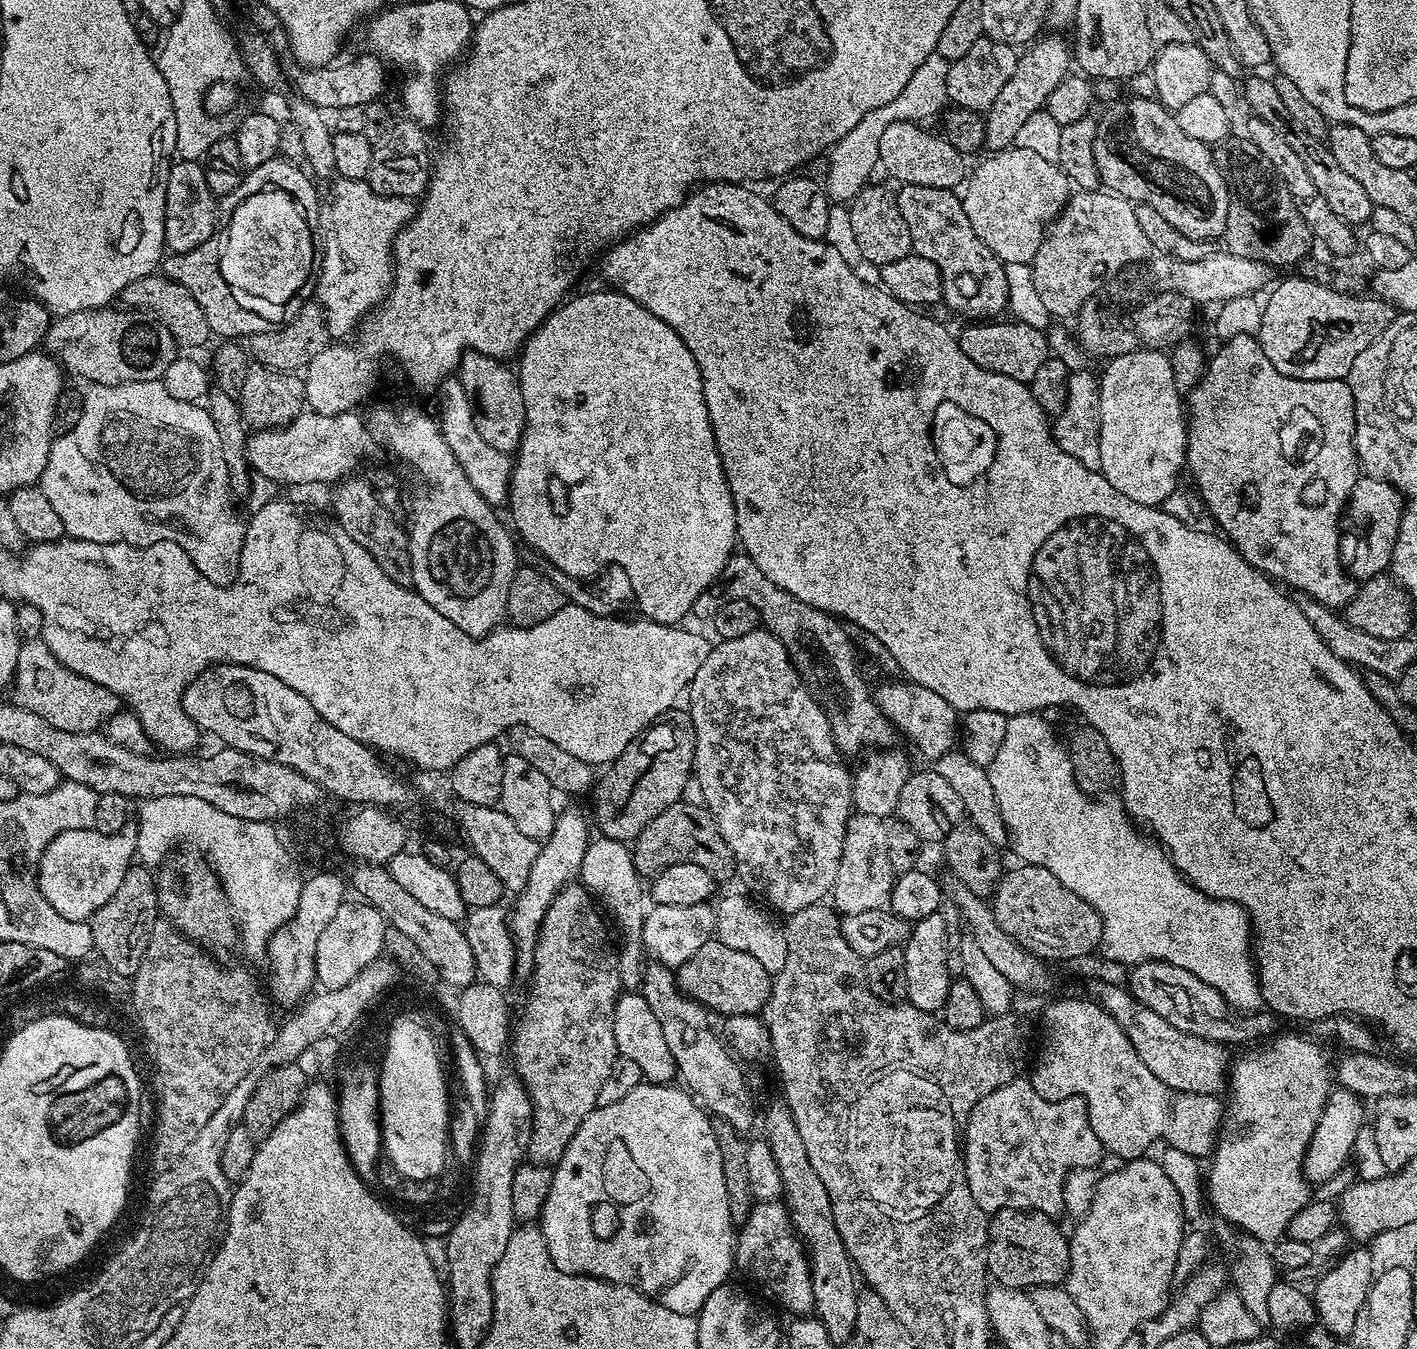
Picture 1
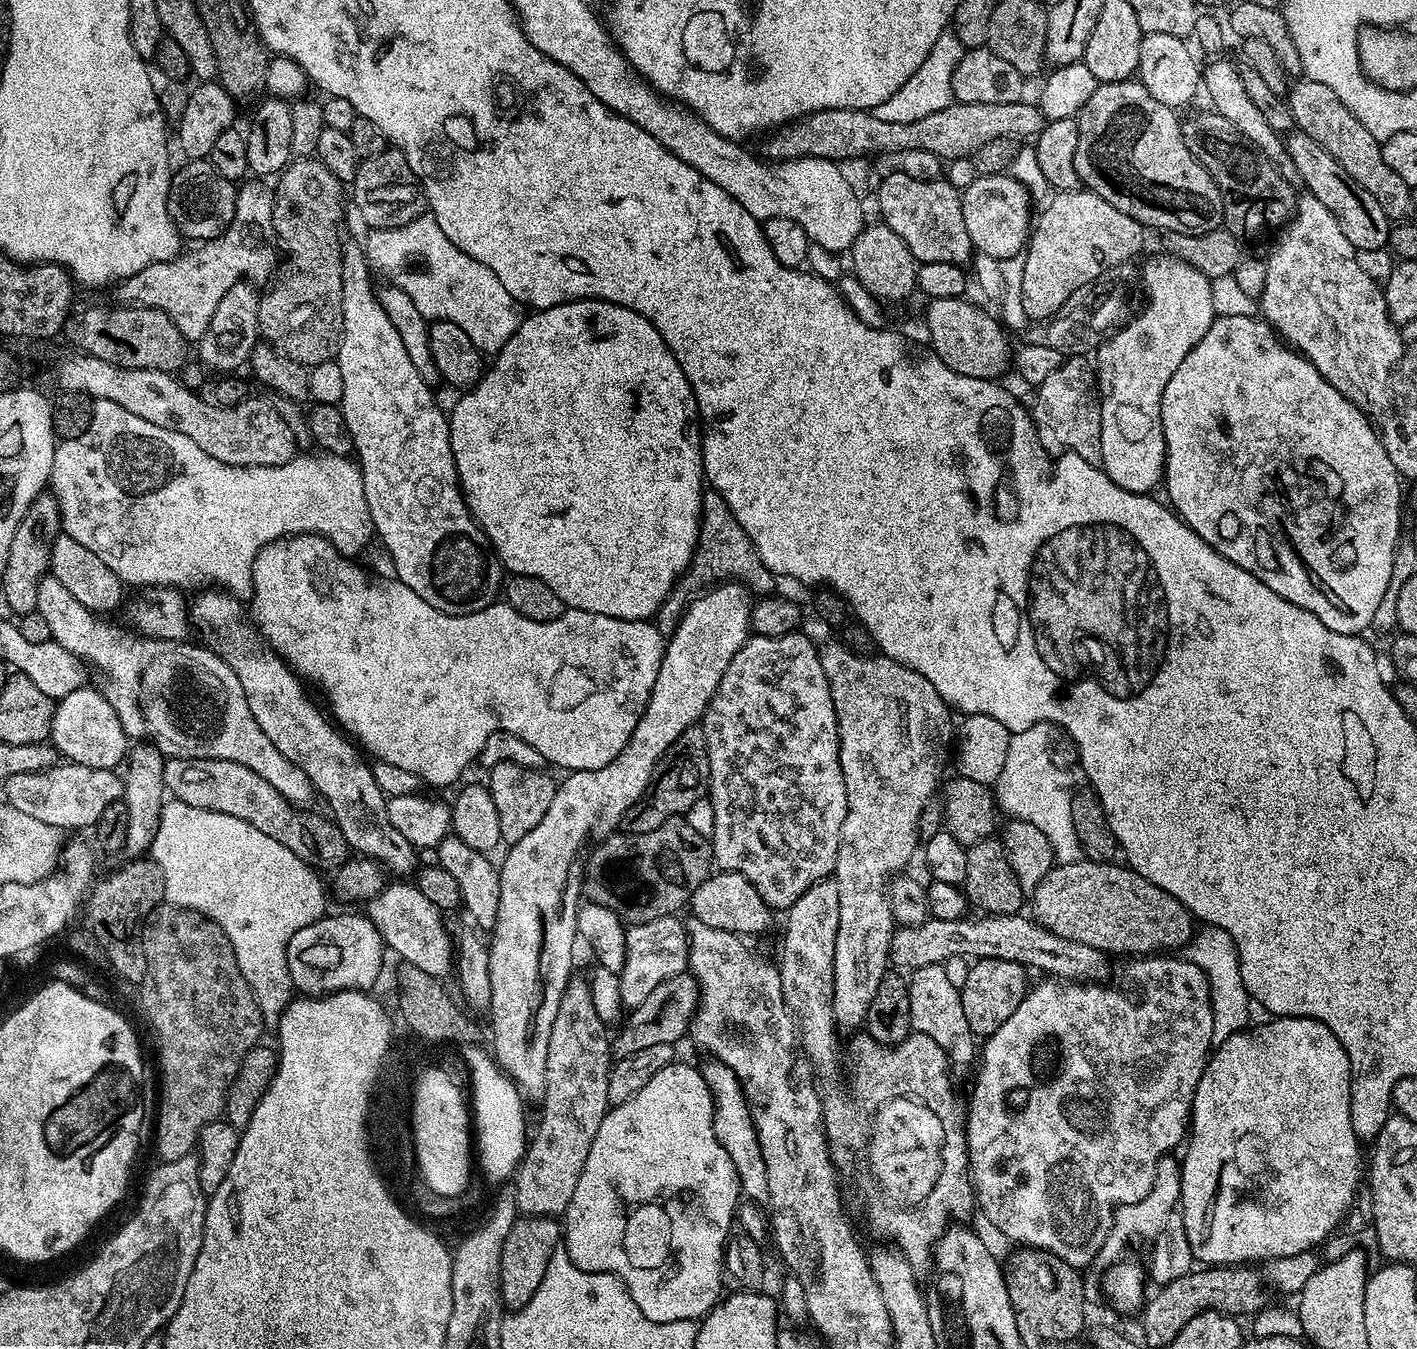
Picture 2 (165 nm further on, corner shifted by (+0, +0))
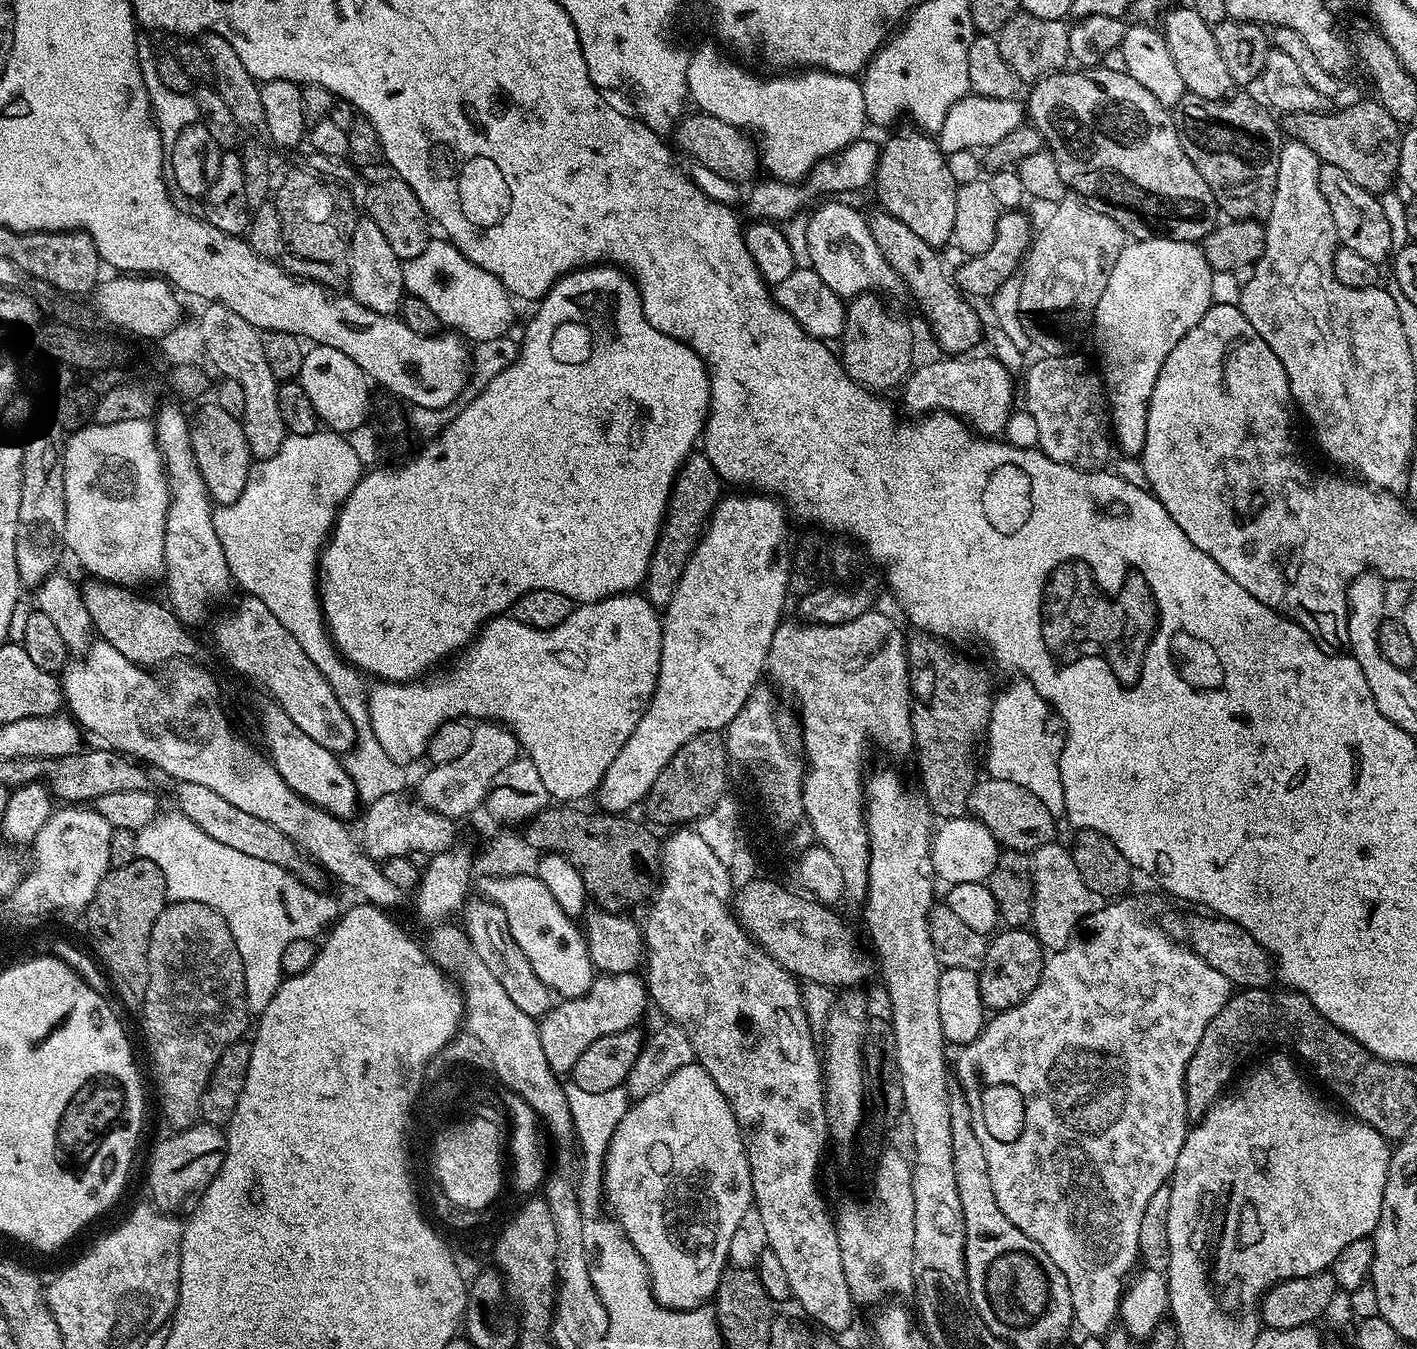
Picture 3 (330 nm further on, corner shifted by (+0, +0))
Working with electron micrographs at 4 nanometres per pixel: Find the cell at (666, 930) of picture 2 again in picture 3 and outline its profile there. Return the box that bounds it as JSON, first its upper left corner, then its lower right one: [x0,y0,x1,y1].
[538,973,650,1073]

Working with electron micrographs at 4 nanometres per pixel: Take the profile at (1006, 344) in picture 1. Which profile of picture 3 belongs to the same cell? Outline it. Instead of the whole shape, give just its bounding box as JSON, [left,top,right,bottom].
[866,210,982,357]

